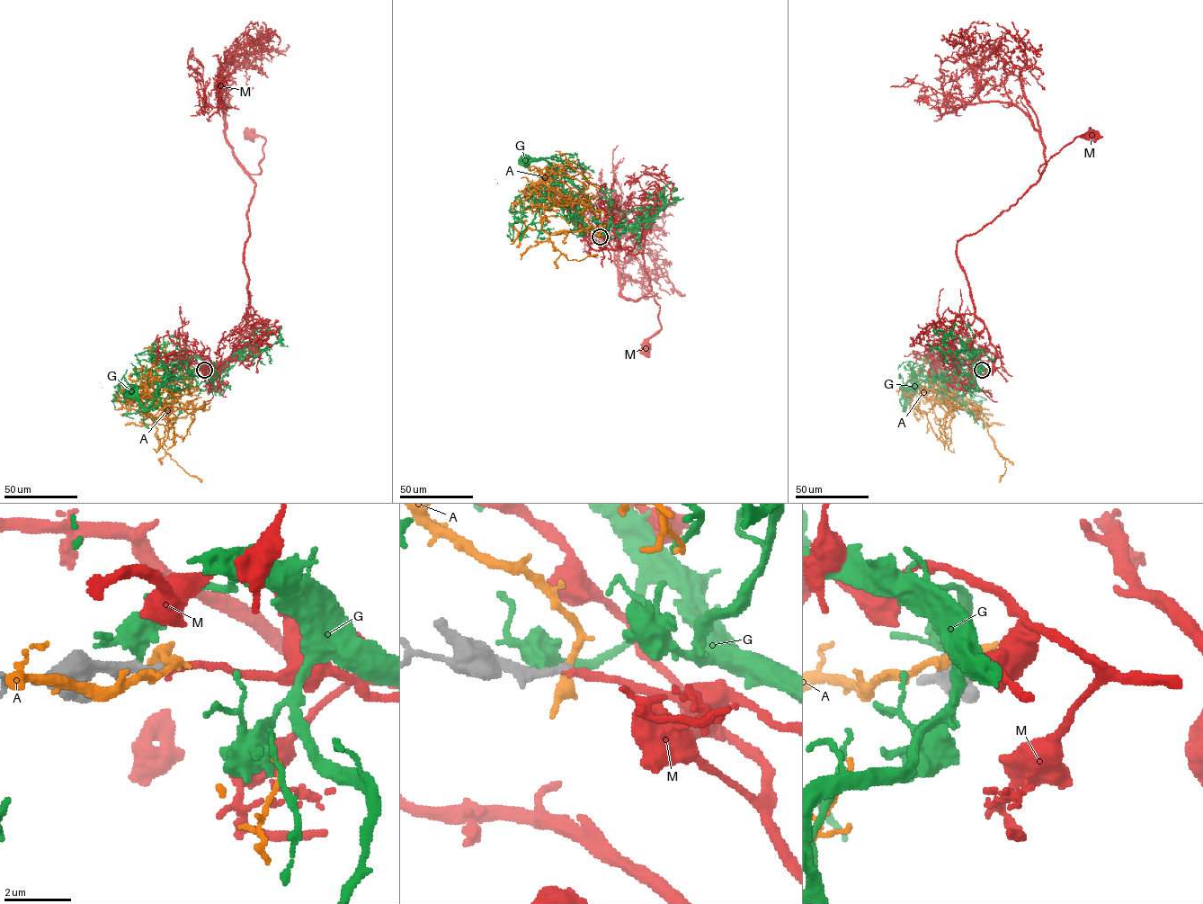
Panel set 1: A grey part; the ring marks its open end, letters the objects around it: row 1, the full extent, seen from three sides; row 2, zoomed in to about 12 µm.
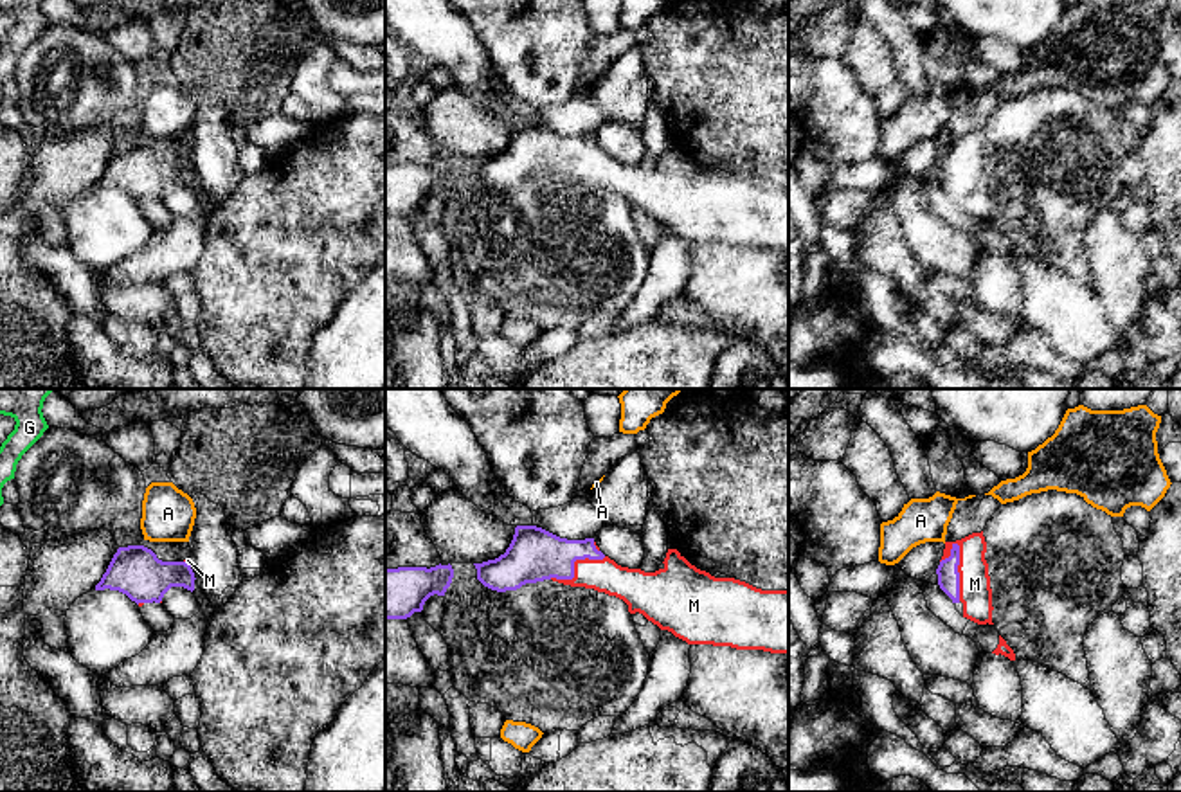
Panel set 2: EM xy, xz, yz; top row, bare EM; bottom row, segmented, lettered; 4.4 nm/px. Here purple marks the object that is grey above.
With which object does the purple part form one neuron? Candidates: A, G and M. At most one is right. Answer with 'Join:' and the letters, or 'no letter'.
Join: M

